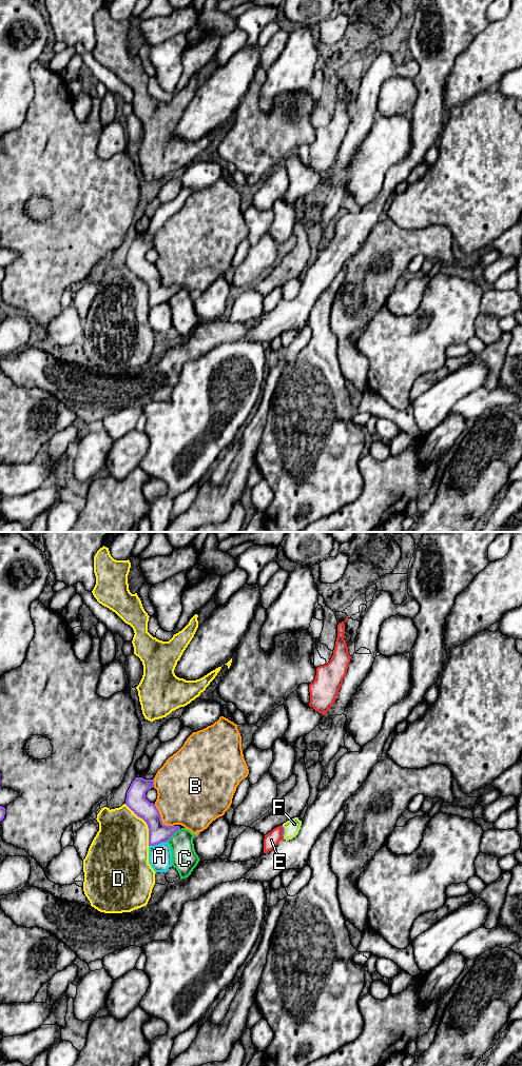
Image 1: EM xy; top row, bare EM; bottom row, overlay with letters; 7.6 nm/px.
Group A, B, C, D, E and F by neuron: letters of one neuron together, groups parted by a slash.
A / B / C / D / E / F

